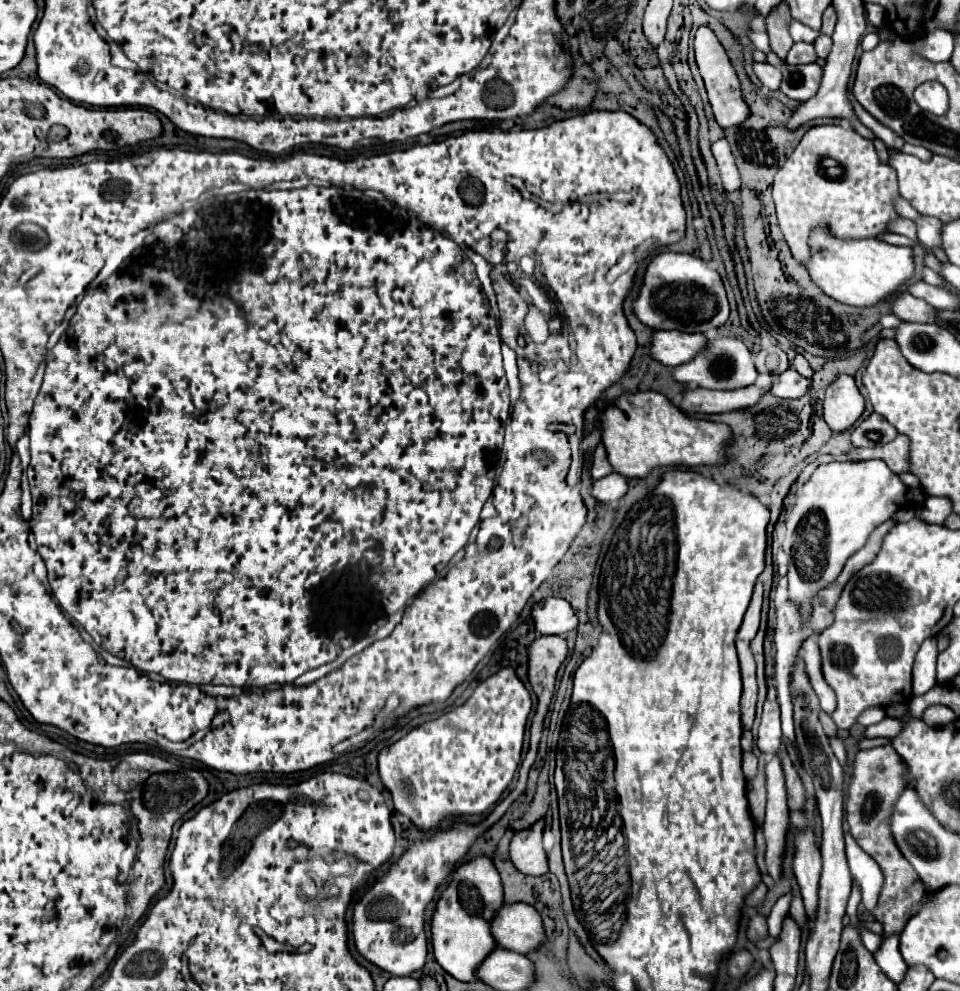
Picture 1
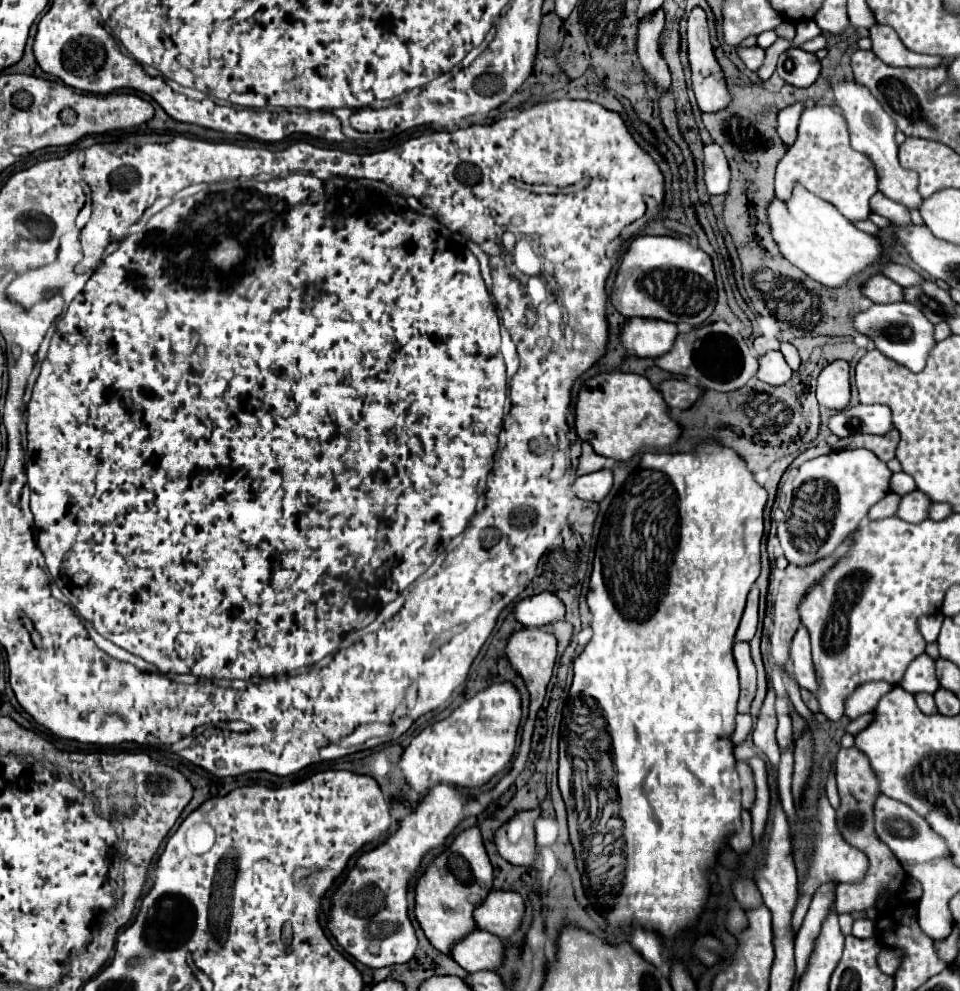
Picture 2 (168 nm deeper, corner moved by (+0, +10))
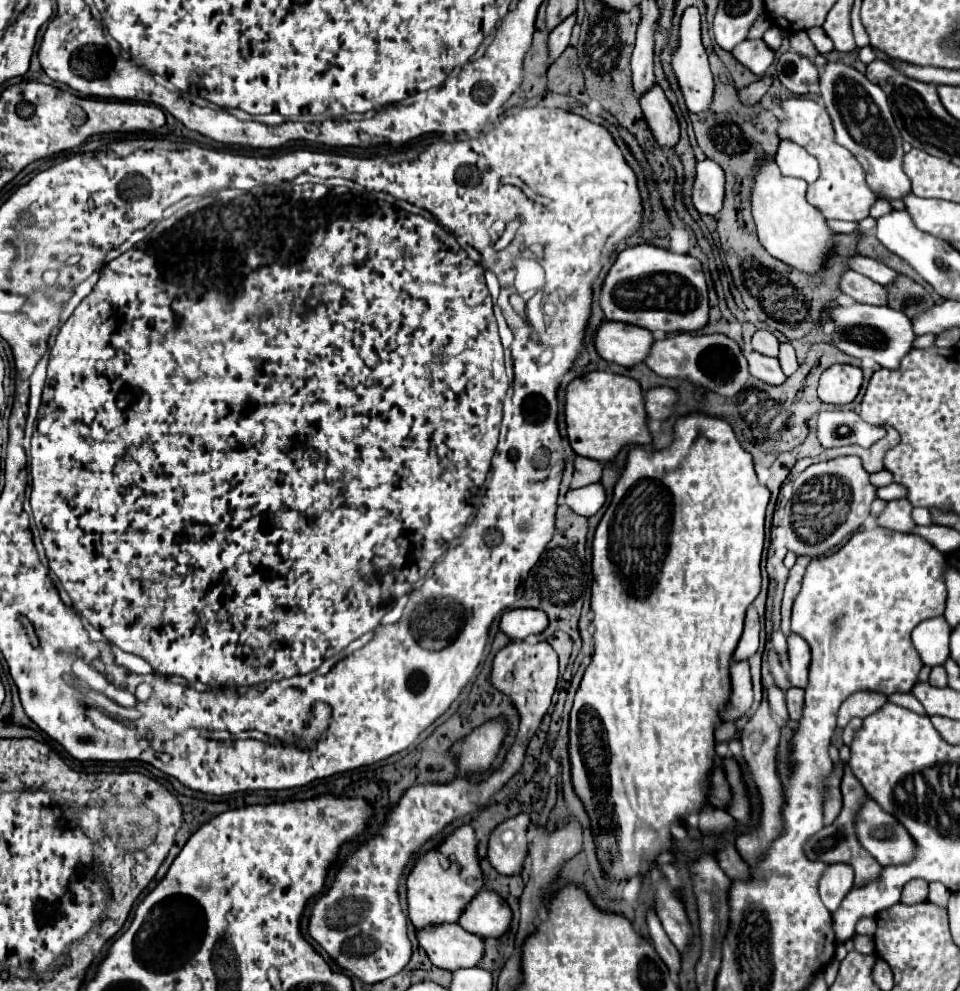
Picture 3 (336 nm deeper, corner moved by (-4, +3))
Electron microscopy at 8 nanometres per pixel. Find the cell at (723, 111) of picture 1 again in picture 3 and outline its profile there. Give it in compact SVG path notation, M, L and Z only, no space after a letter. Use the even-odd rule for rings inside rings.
M687 7L683 11L681 23L679 23L679 45L675 47L675 53L671 57L671 67L675 71L679 89L683 93L685 105L691 113L701 113L709 109L709 101L713 99L713 75L709 69L707 53L701 43L701 21L699 21L699 11L697 7Z

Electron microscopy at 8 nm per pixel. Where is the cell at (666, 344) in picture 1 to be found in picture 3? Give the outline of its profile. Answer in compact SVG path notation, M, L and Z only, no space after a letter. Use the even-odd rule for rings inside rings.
M603 321L593 333L593 345L599 357L609 363L633 367L645 359L653 335L647 329L617 321Z

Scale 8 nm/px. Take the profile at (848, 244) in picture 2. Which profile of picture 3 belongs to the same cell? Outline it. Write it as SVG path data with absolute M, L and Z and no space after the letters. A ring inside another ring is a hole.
M765 157L757 171L753 171L751 185L751 211L757 225L757 235L761 245L779 261L793 265L805 273L823 271L825 253L833 249L835 233L825 225L825 219L817 209L805 201L807 183L793 177L783 177L777 169L775 157Z

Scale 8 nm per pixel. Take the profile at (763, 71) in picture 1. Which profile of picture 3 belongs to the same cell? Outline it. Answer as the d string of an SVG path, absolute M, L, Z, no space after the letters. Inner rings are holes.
M745 39L733 51L733 57L751 69L755 75L763 75L773 63L773 51L765 45L763 39Z

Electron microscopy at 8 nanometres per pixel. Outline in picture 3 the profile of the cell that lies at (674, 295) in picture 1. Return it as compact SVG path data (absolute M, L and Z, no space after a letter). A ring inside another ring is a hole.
M651 243L621 251L603 279L599 305L605 319L661 333L691 333L707 325L709 301L703 267L689 255L677 255Z

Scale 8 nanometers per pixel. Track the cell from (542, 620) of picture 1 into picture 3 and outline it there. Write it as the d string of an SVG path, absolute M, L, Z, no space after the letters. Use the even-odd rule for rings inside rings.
M511 609L501 615L499 629L513 641L525 639L527 635L537 635L545 629L545 613L539 609Z

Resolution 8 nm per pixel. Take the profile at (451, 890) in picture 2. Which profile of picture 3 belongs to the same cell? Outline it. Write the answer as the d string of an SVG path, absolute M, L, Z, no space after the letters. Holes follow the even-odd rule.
M461 825L441 843L421 855L411 867L405 887L407 887L407 915L415 929L439 923L457 923L465 905L483 889L483 875L477 861L477 841L471 825Z

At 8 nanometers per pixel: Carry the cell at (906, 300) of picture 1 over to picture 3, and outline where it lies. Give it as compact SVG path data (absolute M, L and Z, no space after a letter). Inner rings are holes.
M845 271L841 275L841 291L849 297L853 297L857 303L867 303L867 305L887 305L885 289L871 281L865 279L861 273L855 271Z

